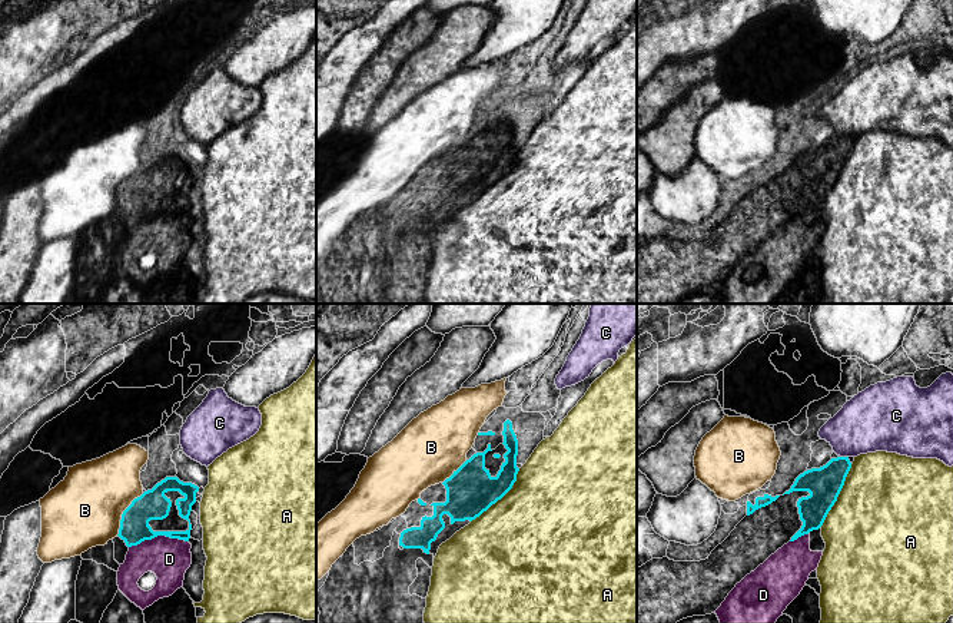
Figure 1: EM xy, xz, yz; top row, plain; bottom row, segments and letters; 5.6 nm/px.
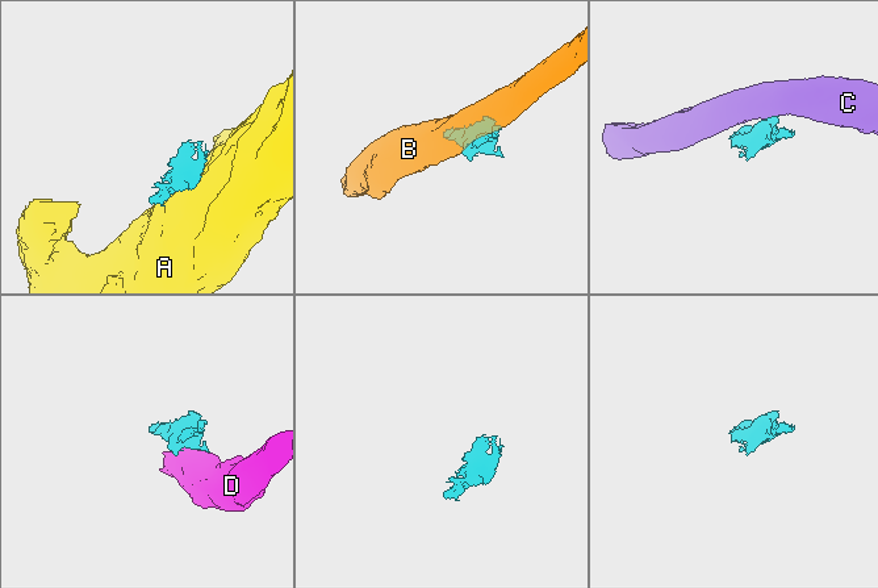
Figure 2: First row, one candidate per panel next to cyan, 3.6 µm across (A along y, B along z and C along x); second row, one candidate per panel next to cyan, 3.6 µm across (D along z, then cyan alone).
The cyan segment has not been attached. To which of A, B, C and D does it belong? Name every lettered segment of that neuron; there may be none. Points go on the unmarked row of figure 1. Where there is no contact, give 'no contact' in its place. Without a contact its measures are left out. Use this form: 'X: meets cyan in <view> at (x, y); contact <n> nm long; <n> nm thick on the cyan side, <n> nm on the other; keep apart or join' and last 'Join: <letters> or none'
A: meets cyan in yz at (837, 175); contact 400 nm long; 190 nm thick on the cyan side, 500 nm on the other; keep apart
B: meets cyan in xy at (123, 192); contact 280 nm long; 170 nm thick on the cyan side, 420 nm on the other; keep apart
C: meets cyan in yz at (844, 136); contact 50 nm long; 190 nm thick on the cyan side, 340 nm on the other; keep apart
D: meets cyan in xy at (158, 214); contact 340 nm long; 170 nm thick on the cyan side, 240 nm on the other; keep apart
Join: none

